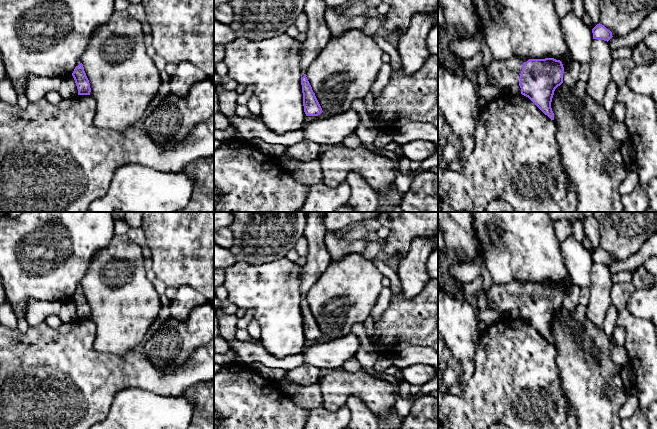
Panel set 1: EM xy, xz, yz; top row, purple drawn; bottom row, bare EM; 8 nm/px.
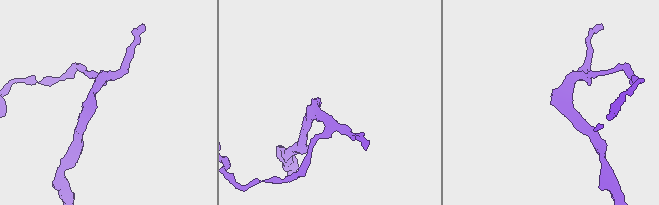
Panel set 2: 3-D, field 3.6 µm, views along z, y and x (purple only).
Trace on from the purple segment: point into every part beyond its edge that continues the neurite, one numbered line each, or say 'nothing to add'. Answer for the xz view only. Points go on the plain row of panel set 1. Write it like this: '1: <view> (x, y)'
1: xz (318, 258)

